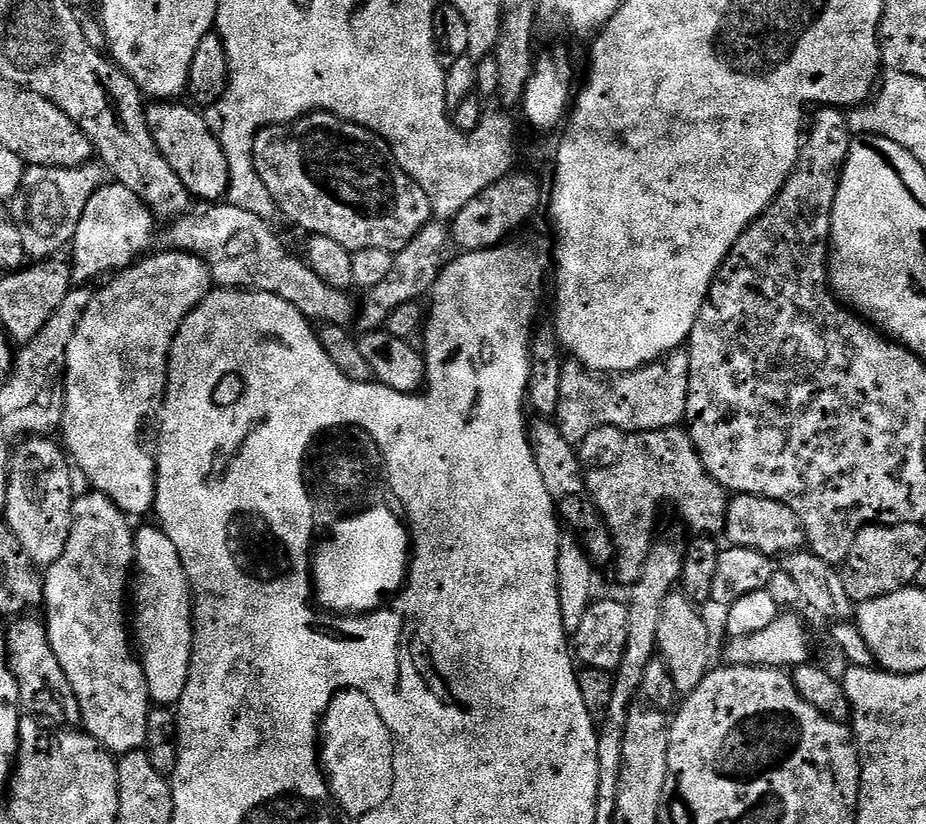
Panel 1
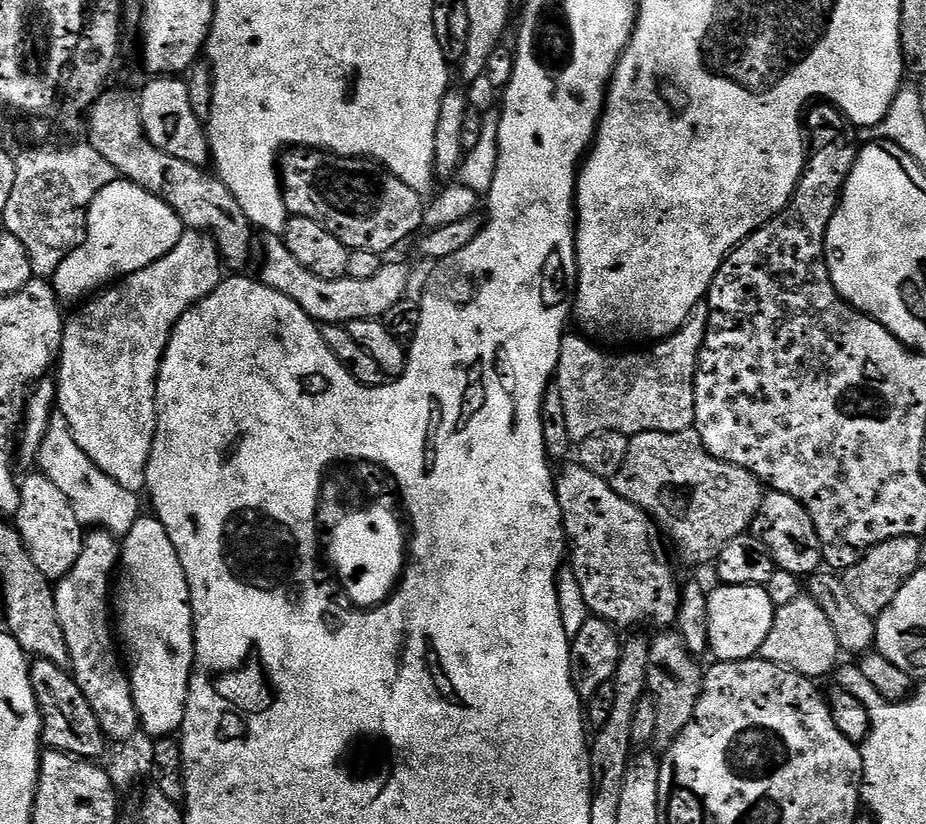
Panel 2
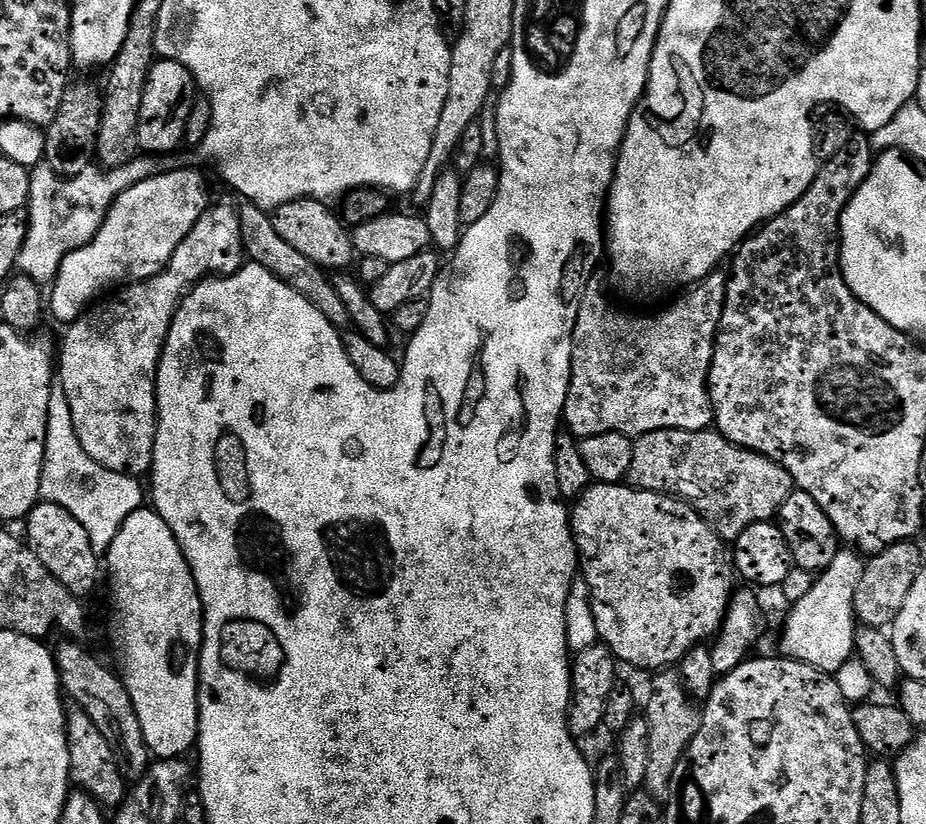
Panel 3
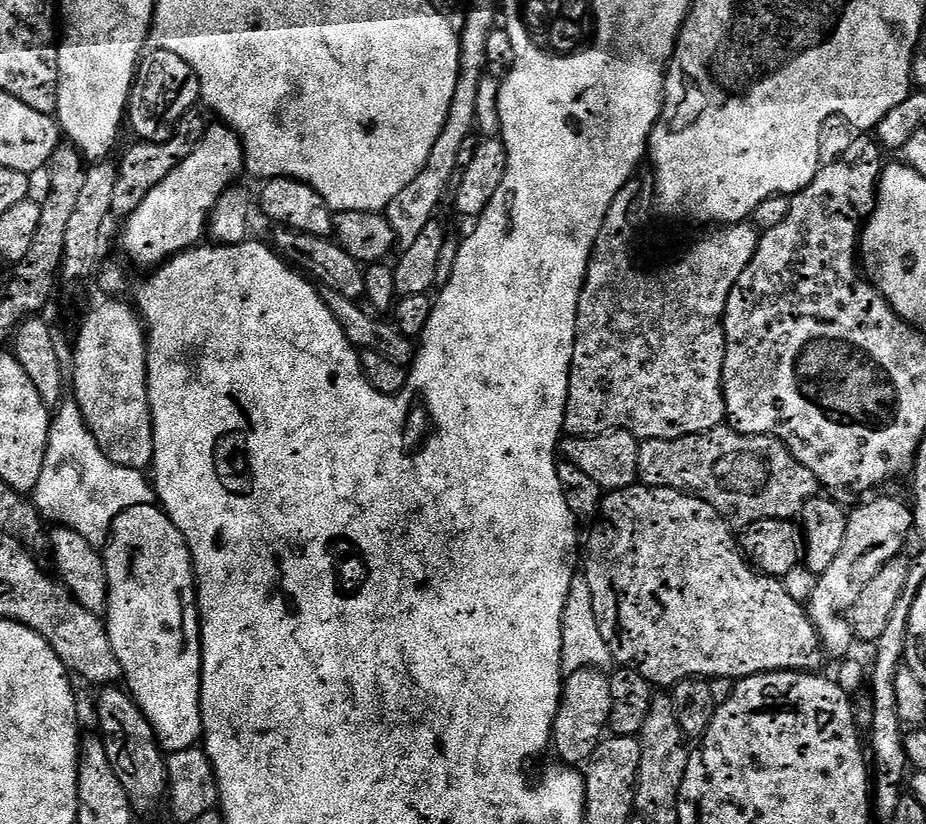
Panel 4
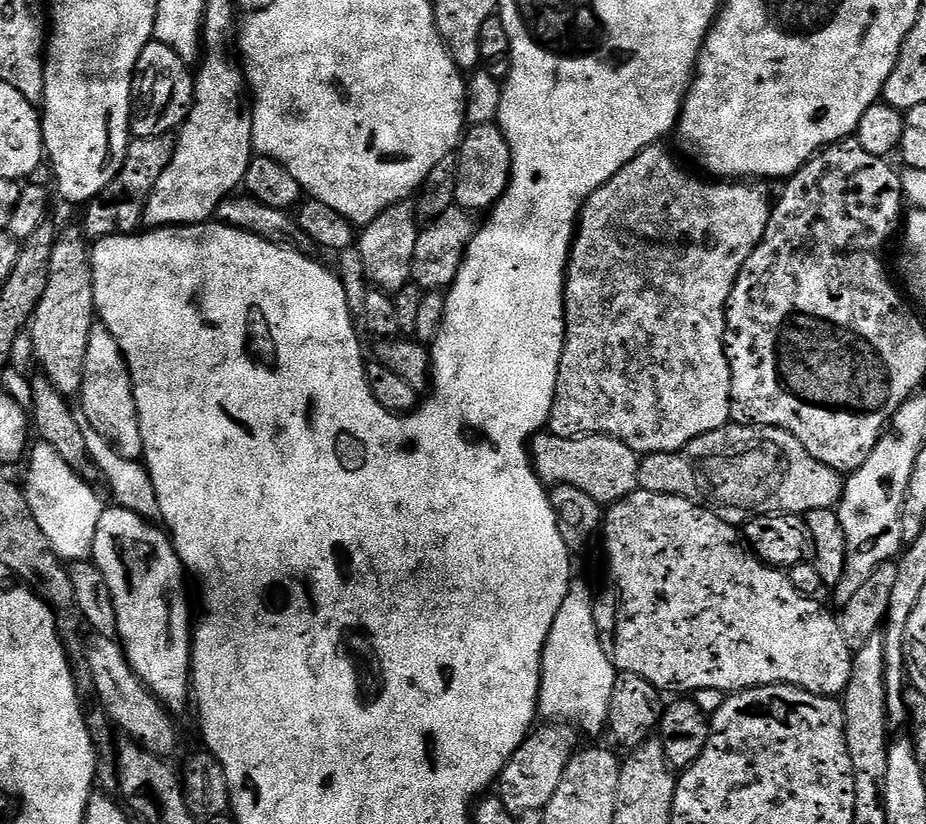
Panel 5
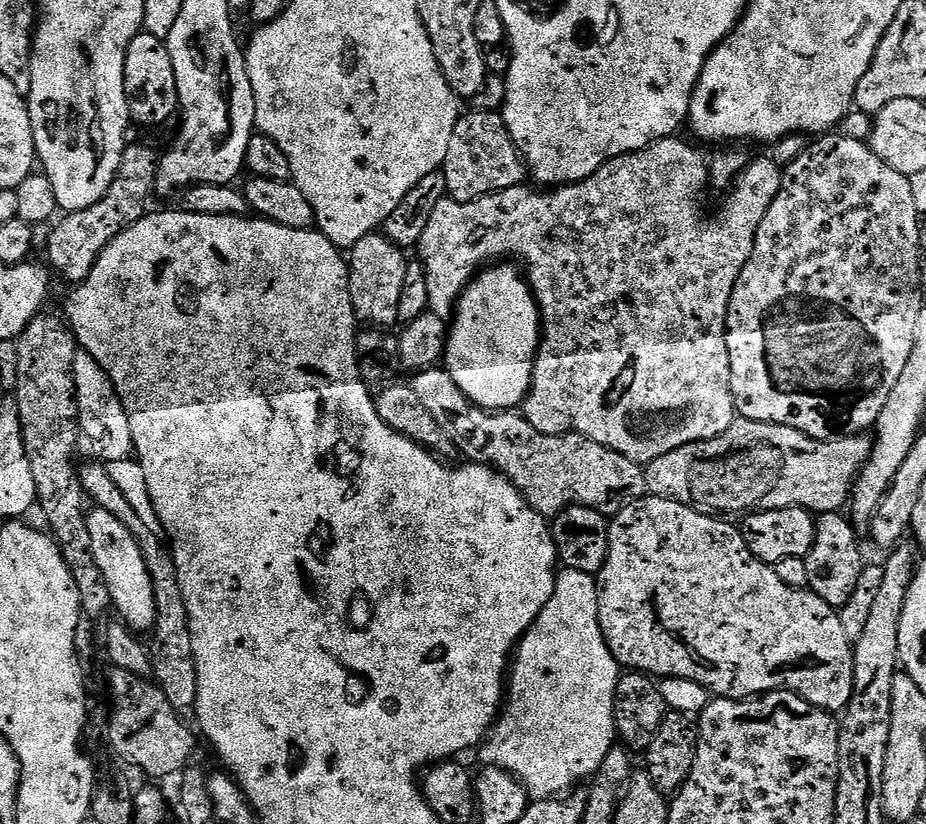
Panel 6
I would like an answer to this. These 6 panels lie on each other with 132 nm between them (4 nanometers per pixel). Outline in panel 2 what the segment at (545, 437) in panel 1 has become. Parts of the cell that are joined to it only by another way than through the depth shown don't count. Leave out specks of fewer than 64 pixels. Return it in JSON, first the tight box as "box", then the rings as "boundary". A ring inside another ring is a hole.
{"box":[554,462,682,630],"boundary":[[[578,462],[571,463],[563,465],[565,468],[558,472],[554,483],[560,513],[564,519],[564,534],[570,545],[570,567],[582,588],[589,613],[593,617],[607,620],[620,630],[636,630],[639,629],[636,628],[639,624],[657,624],[656,628],[660,630],[675,625],[679,614],[682,584],[681,581],[676,581],[676,572],[672,569],[663,546],[660,545],[661,537],[658,535],[656,524],[648,513],[619,496],[605,477],[590,474],[590,470],[586,470]]]}

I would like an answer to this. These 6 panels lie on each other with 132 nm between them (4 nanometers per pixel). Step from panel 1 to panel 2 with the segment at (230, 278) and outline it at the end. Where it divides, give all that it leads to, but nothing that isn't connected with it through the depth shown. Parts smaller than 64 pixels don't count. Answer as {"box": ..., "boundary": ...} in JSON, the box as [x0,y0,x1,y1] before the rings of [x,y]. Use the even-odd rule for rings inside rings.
{"box":[261,234,410,324],"boundary":[[[278,234],[267,235],[264,239],[264,264],[261,283],[286,294],[301,306],[303,312],[319,324],[343,324],[362,319],[383,319],[390,307],[405,299],[410,284],[410,270],[400,262],[383,263],[374,278],[350,279],[348,277],[334,280],[320,279],[306,269],[290,252],[283,237]]]}

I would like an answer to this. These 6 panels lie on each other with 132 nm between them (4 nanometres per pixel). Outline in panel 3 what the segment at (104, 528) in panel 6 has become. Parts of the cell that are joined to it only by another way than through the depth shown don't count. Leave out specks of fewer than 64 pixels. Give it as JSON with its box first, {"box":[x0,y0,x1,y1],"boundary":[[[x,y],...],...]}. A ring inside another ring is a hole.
{"box":[106,506,198,760],"boundary":[[[142,506],[130,514],[118,530],[106,553],[106,580],[107,576],[112,587],[115,667],[130,694],[148,751],[162,760],[183,757],[198,740],[198,680],[184,672],[188,660],[176,656],[176,651],[192,611],[197,611],[198,596],[195,583],[188,582],[192,570],[176,535],[151,507]],[[183,580],[188,584],[180,584]]]}

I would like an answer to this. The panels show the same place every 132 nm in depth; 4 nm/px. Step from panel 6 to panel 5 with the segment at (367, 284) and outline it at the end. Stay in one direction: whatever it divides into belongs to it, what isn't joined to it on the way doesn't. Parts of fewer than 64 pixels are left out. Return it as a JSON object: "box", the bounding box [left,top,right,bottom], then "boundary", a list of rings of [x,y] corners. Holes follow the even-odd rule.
{"box":[358,202,419,294],"boundary":[[[408,202],[395,204],[378,214],[378,218],[363,225],[358,236],[358,249],[360,248],[360,264],[364,267],[367,283],[389,294],[395,294],[405,288],[412,278],[414,246],[419,237],[418,217],[413,205]]]}

